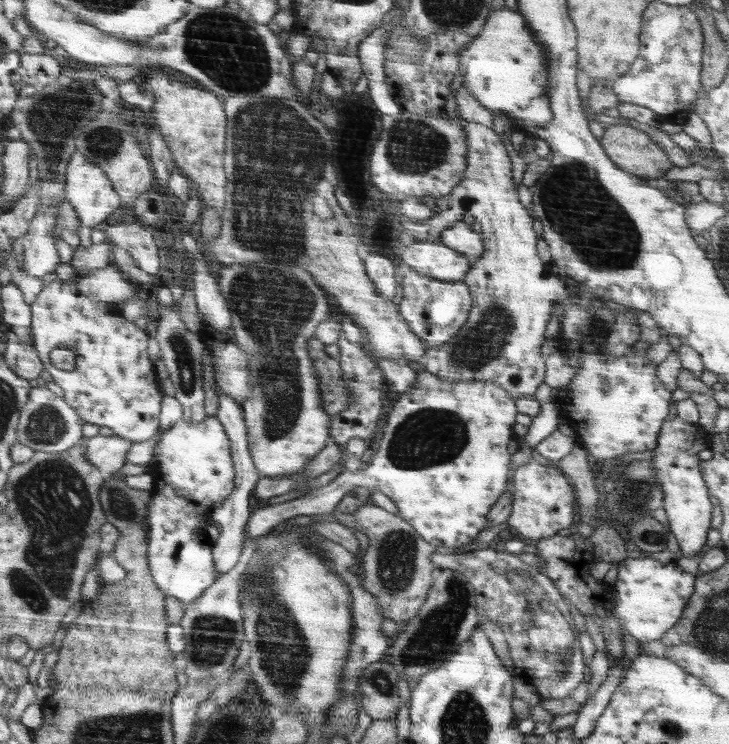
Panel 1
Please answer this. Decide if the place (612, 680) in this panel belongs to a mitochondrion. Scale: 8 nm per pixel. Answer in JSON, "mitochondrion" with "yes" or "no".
{"mitochondrion":"no"}

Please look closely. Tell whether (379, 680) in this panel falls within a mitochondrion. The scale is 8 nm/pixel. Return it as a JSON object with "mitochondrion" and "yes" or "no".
{"mitochondrion":"yes"}

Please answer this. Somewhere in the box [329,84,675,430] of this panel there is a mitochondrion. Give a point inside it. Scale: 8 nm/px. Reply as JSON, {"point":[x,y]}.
{"point":[581,210]}

